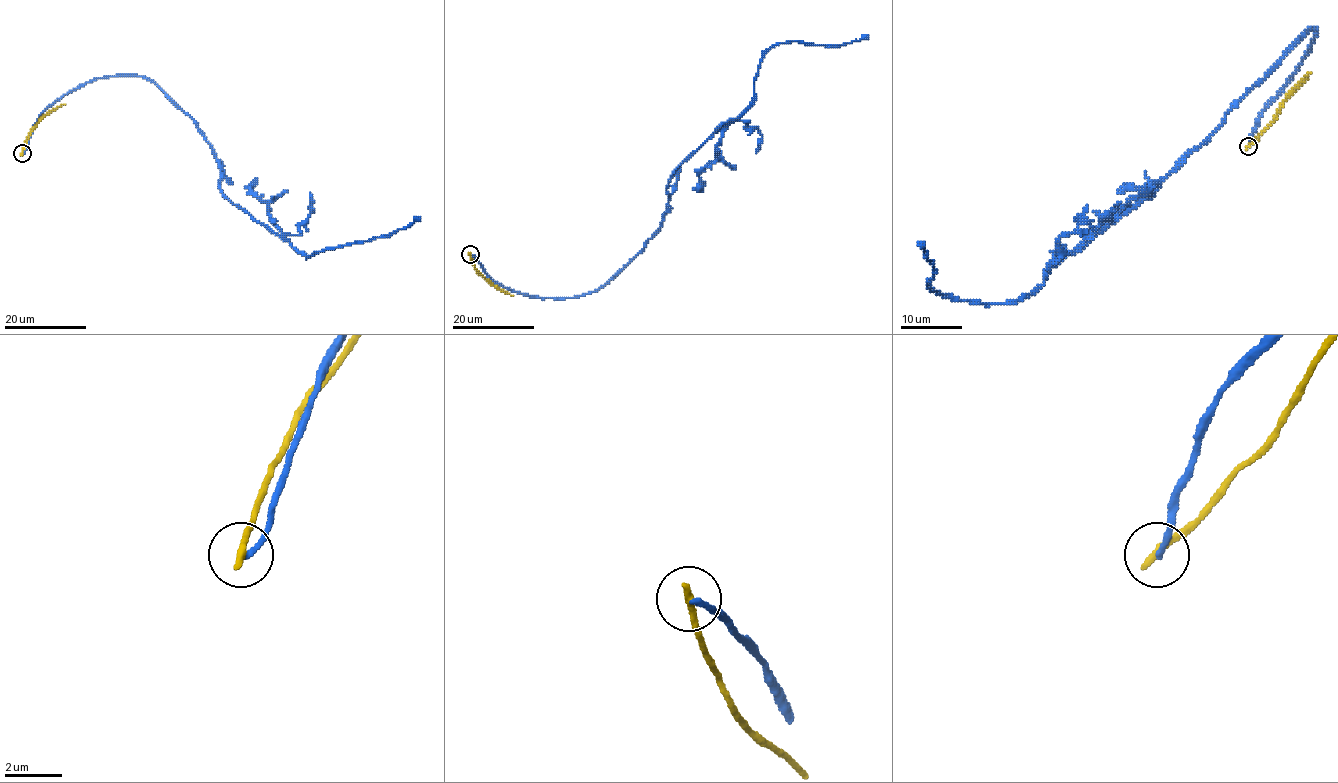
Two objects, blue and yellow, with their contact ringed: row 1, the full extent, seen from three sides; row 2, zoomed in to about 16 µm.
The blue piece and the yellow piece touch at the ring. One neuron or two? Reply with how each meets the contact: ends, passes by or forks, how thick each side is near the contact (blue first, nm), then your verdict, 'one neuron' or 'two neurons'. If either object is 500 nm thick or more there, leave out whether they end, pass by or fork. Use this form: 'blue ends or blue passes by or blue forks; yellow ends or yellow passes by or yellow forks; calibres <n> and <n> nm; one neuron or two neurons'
blue ends; yellow ends; calibres 190 and 320 nm; two neurons

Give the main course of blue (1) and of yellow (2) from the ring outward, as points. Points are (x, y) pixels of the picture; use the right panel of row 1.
1: (1249, 146), (1315, 29), (1150, 192), (1064, 255), (1031, 293), (983, 304), (932, 290), (918, 244)
2: (1249, 146), (1310, 72)

